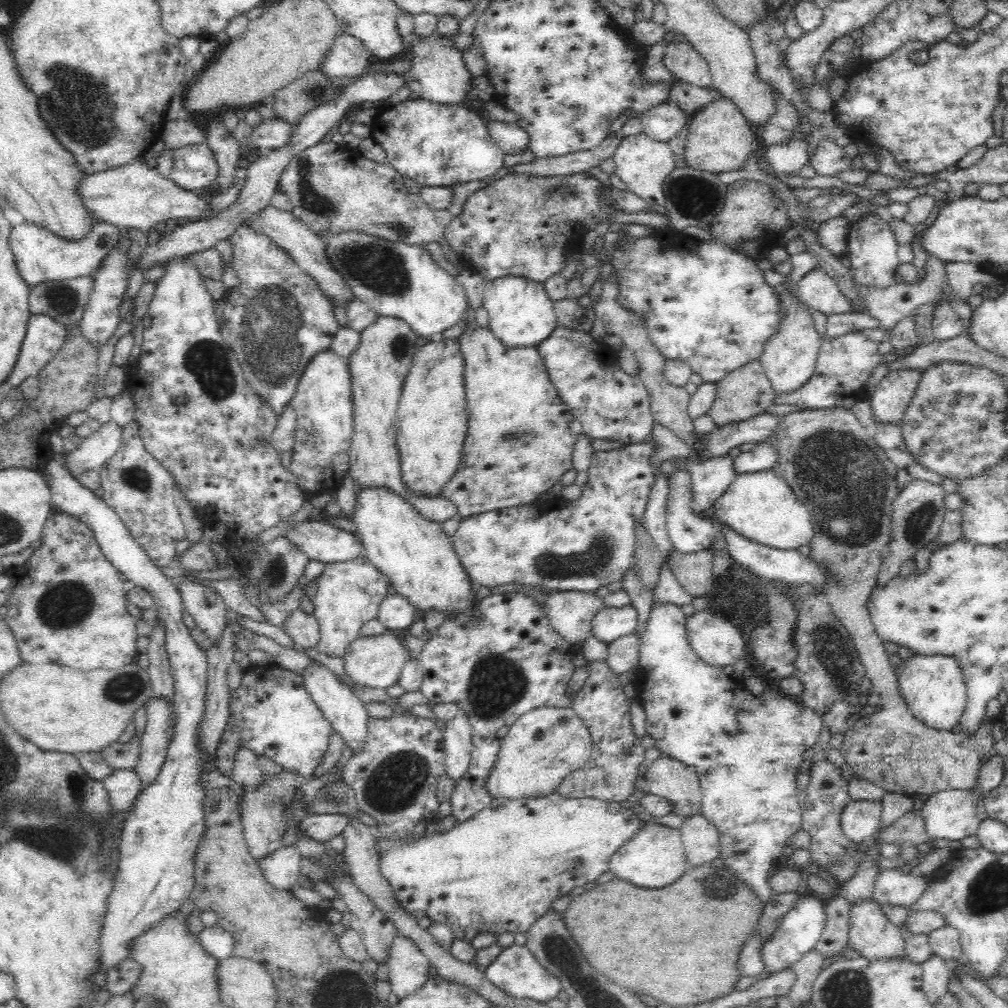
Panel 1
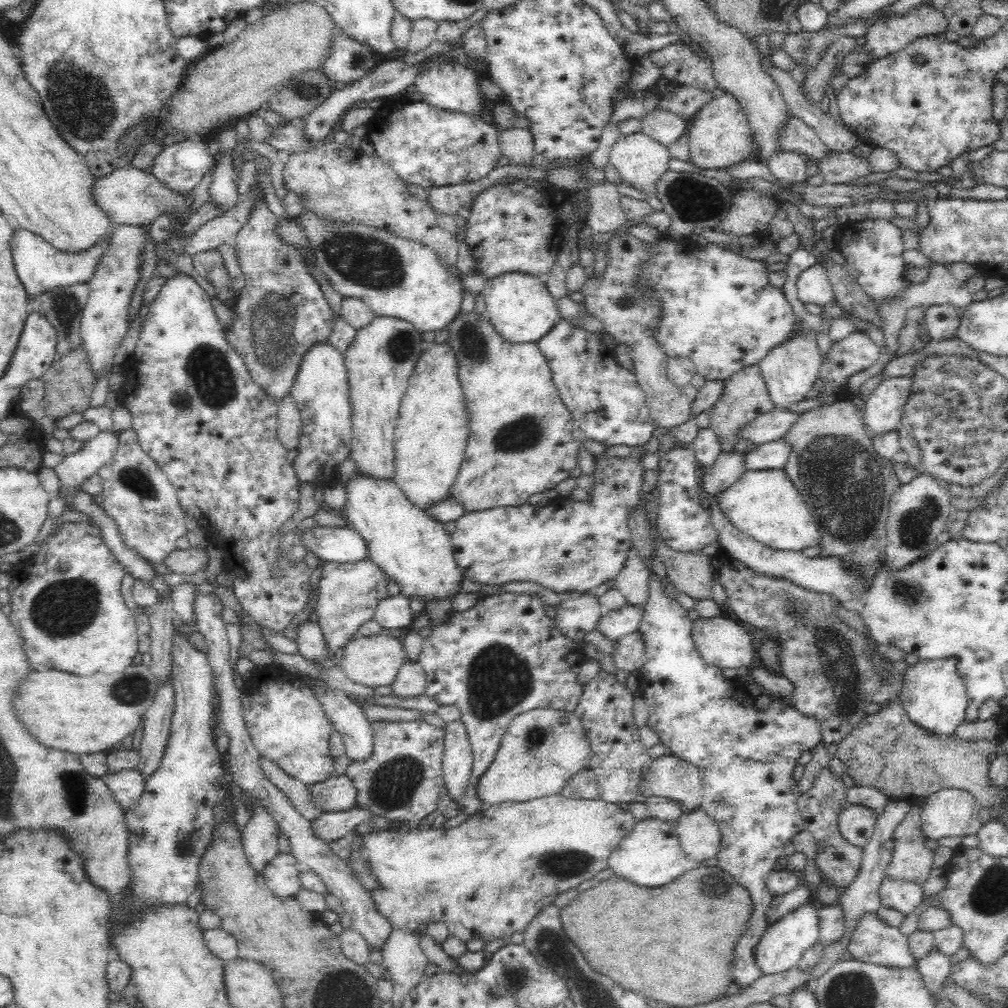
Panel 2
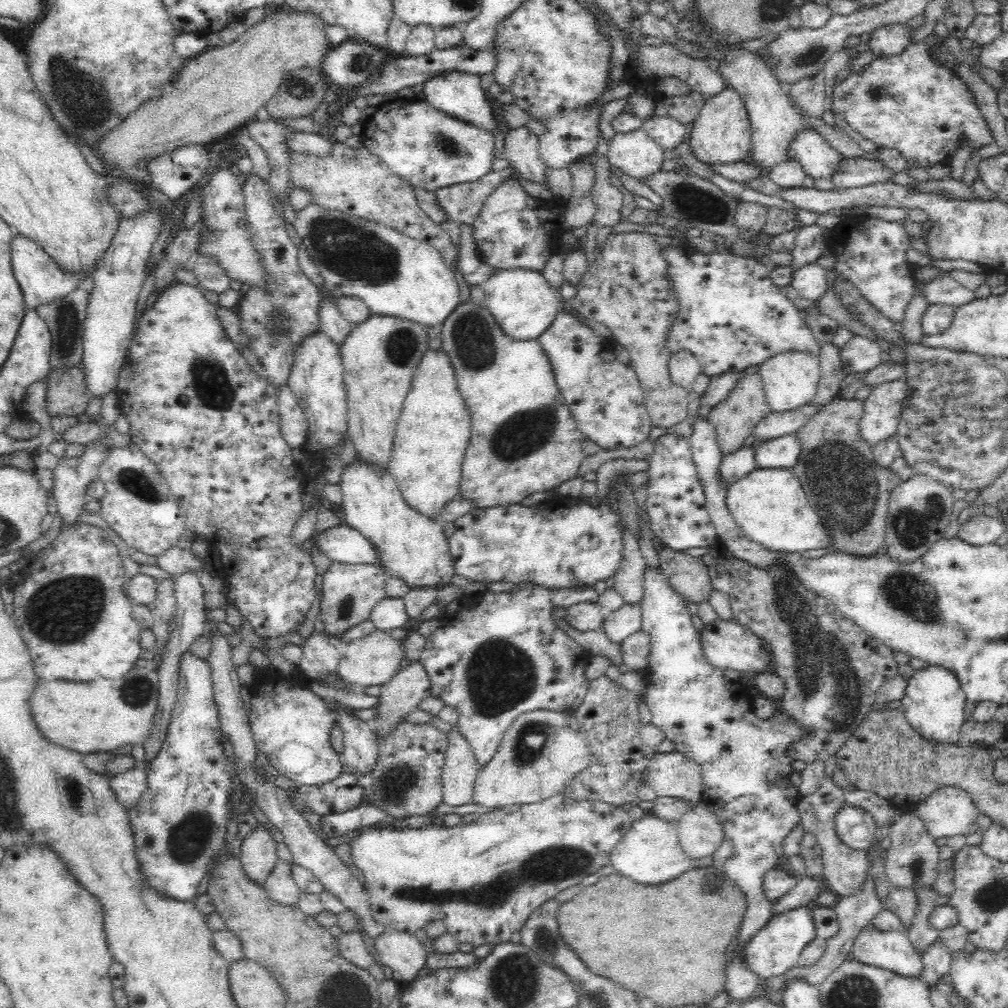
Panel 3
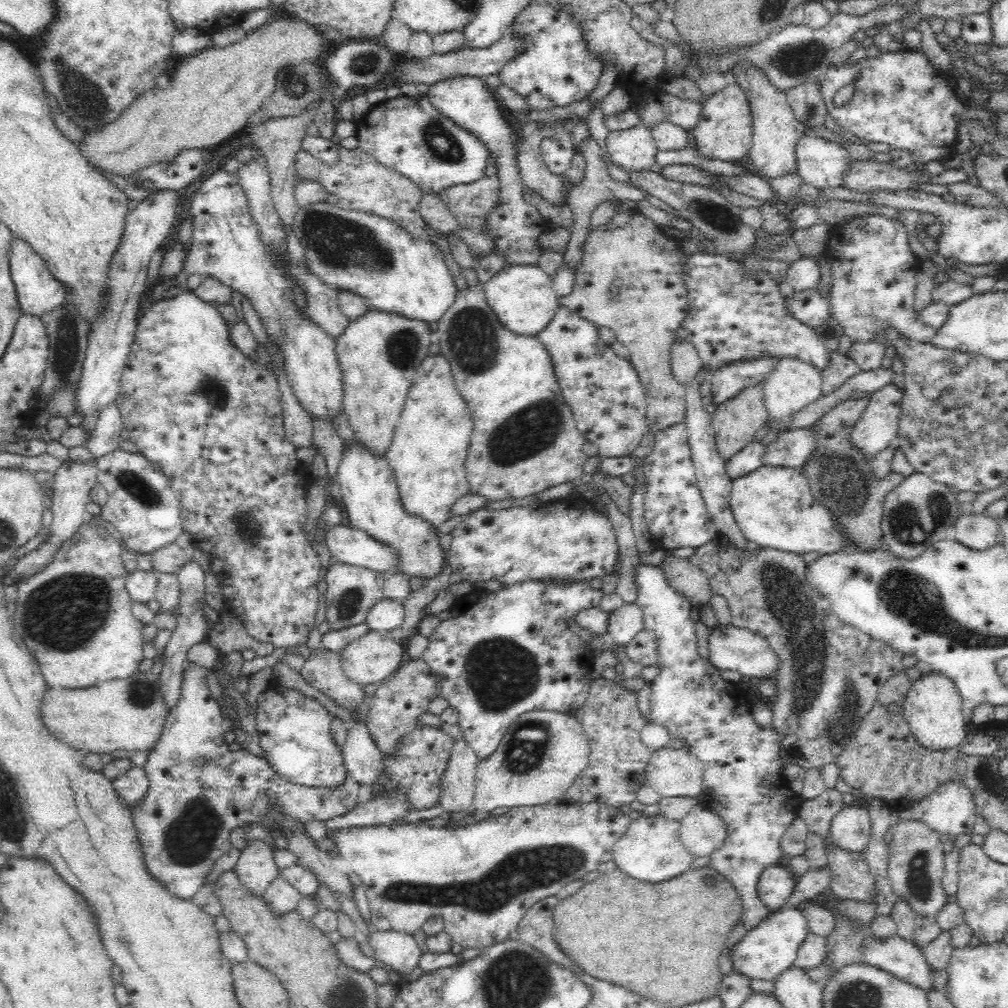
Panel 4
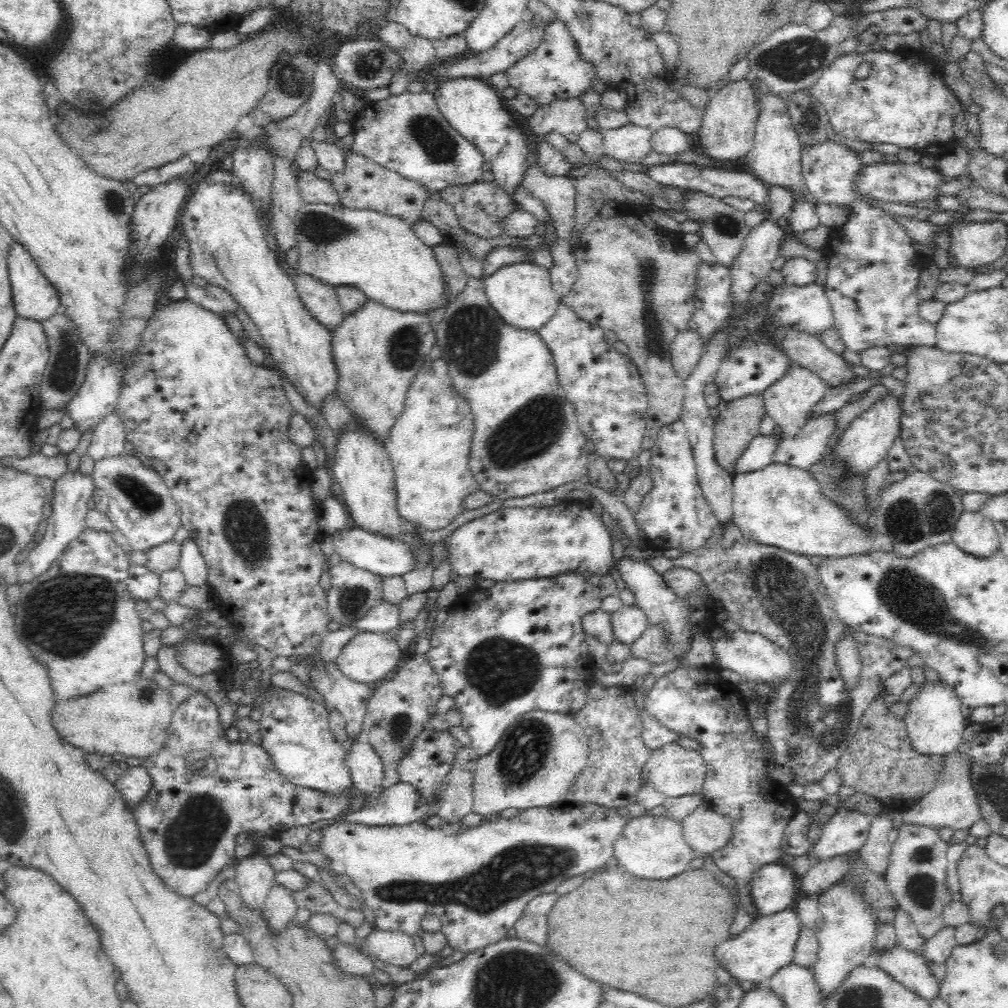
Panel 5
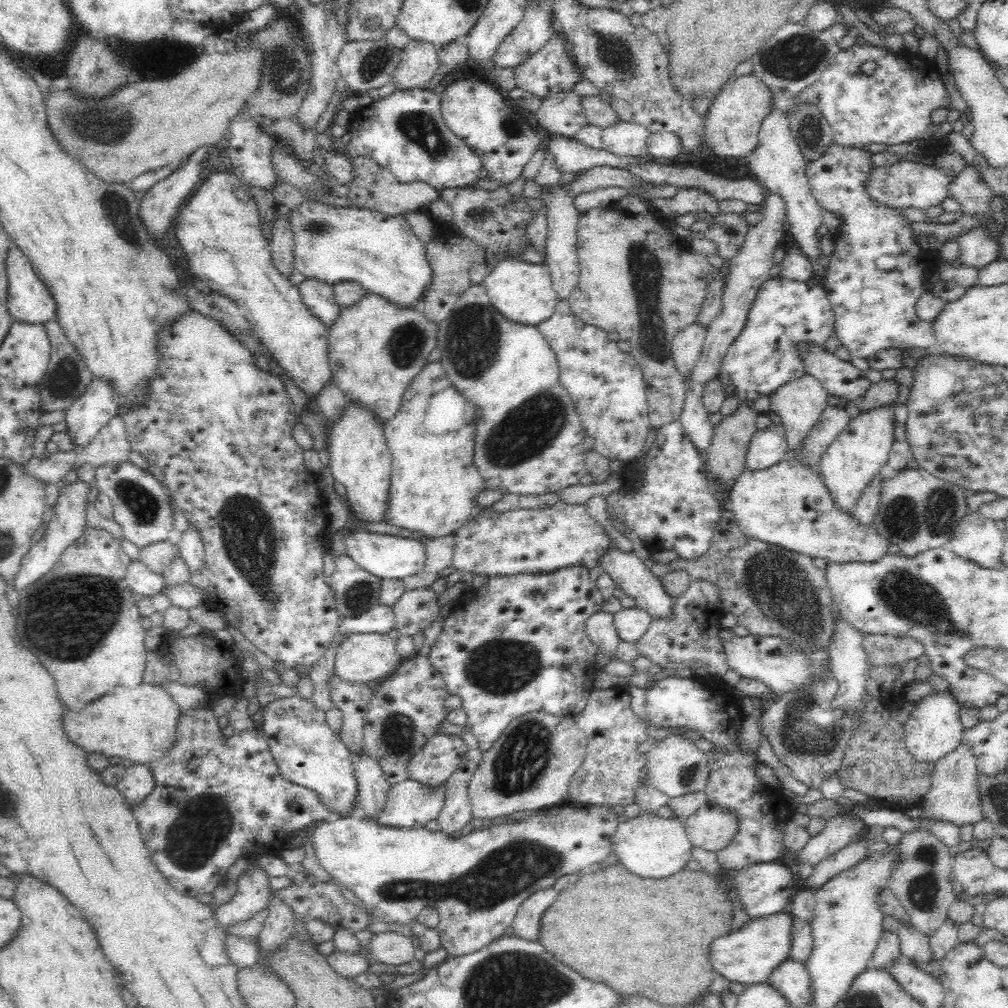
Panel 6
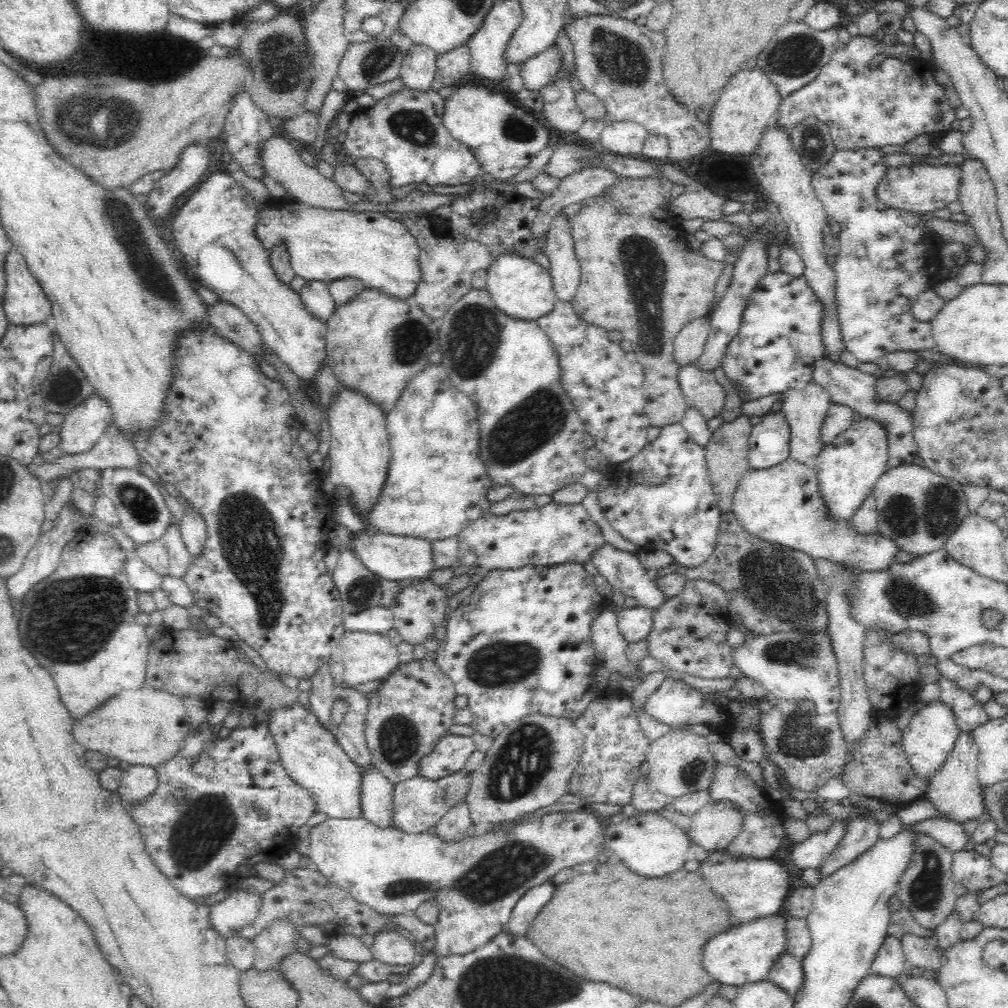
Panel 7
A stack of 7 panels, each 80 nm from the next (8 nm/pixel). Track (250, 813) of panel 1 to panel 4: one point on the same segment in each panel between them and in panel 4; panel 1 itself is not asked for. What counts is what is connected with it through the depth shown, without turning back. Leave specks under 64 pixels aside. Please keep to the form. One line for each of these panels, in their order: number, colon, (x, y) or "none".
2: (260, 837)
3: (258, 857)
4: (255, 868)

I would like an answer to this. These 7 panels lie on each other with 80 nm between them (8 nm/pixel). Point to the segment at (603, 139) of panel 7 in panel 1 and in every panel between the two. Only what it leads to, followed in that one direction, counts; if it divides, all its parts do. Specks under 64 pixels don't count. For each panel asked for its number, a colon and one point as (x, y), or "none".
1: (642, 163)
2: (640, 160)
3: (635, 153)
4: (633, 149)
5: (629, 143)
6: (624, 139)

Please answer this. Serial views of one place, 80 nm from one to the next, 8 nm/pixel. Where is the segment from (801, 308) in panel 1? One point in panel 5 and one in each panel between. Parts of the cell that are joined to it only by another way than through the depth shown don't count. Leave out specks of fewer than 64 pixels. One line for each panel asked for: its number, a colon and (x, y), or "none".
2: (790, 370)
3: (790, 379)
4: (794, 384)
5: (790, 401)

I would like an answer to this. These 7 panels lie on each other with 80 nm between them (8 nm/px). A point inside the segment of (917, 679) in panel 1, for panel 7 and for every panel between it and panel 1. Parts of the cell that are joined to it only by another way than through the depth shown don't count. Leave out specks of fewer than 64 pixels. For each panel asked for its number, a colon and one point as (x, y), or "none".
2: (933, 695)
3: (933, 704)
4: (933, 707)
5: (934, 721)
6: (933, 729)
7: (929, 735)

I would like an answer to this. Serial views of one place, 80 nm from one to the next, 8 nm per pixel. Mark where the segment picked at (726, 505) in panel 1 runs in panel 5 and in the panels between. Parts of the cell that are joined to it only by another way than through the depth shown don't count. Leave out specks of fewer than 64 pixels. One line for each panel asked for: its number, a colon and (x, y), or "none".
2: (764, 504)
3: (769, 505)
4: (774, 507)
5: (781, 505)

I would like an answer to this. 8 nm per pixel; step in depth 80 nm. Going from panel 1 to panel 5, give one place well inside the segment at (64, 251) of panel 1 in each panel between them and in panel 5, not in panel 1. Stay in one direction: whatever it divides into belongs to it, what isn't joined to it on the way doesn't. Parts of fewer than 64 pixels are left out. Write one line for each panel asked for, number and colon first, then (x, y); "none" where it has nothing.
2: (40, 268)
3: (41, 282)
4: (38, 292)
5: (33, 298)

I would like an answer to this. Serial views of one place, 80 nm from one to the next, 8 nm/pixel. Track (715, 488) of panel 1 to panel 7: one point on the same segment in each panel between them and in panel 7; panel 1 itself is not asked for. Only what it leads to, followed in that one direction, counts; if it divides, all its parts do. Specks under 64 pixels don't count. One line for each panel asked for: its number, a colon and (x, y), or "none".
2: (728, 468)
3: (734, 467)
4: (751, 457)
5: (759, 453)
6: (768, 446)
7: (769, 439)

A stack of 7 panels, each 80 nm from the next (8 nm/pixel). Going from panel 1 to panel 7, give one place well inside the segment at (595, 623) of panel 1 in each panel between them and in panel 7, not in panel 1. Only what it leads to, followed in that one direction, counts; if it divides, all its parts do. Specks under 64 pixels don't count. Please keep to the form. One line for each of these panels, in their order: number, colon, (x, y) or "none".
2: (617, 623)
3: (620, 624)
4: (624, 623)
5: (629, 622)
6: (632, 622)
7: (635, 623)

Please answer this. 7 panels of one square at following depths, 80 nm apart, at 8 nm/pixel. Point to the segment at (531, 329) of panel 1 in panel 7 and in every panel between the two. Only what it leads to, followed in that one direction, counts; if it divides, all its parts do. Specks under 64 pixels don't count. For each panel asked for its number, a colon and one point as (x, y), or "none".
2: (519, 305)
3: (523, 303)
4: (521, 295)
5: (522, 293)
6: (523, 292)
7: (521, 288)

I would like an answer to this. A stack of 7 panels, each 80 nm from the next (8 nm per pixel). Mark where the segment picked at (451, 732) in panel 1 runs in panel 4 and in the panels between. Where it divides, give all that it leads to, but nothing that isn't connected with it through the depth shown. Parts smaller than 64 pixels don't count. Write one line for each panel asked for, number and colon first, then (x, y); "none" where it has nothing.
2: (457, 757)
3: (460, 769)
4: (457, 785)

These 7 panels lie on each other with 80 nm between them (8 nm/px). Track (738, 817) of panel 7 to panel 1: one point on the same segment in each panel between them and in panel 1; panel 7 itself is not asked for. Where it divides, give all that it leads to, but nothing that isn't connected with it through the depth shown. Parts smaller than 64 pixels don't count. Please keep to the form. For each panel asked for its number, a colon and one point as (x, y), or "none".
1: (700, 838)
2: (700, 837)
3: (700, 833)
4: (702, 831)
5: (705, 830)
6: (711, 827)

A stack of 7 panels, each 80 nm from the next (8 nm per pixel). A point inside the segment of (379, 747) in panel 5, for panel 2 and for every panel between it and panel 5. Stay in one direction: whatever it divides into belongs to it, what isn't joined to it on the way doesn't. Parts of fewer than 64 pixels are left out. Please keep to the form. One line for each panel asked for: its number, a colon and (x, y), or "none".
2: (411, 680)
3: (402, 694)
4: (394, 709)

